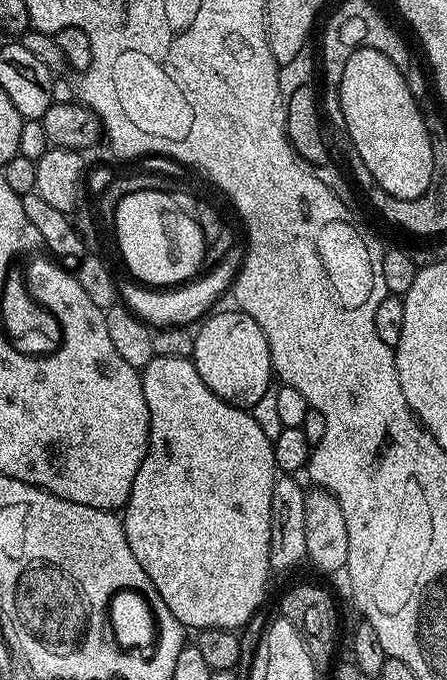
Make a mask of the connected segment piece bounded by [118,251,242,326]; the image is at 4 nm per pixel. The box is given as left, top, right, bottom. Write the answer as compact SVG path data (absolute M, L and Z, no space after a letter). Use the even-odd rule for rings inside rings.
M239 251L237 253L228 252L208 273L205 271L203 274L197 275L179 286L168 286L163 290L157 290L152 286L131 282L132 284L121 283L118 292L122 297L123 303L149 325L192 326L201 318L207 317L217 307L216 299L223 292L225 295L231 289L236 279L236 274L240 270L241 263L242 256Z

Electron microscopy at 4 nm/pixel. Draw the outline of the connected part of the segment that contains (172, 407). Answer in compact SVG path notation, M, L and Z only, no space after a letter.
M153 356L152 361L140 372L142 394L146 394L146 410L148 411L148 453L138 466L138 474L134 478L134 486L130 490L128 503L122 509L126 542L130 542L130 550L134 550L134 558L138 558L138 566L146 570L146 578L154 582L154 590L162 594L162 602L170 606L170 614L178 623L188 630L201 628L243 629L256 612L261 611L264 591L268 588L268 575L273 571L270 566L270 530L272 529L272 511L270 502L274 494L274 482L277 478L274 450L270 438L262 434L258 422L254 422L251 411L236 408L227 404L206 382L202 382L202 374L186 358L162 358Z

